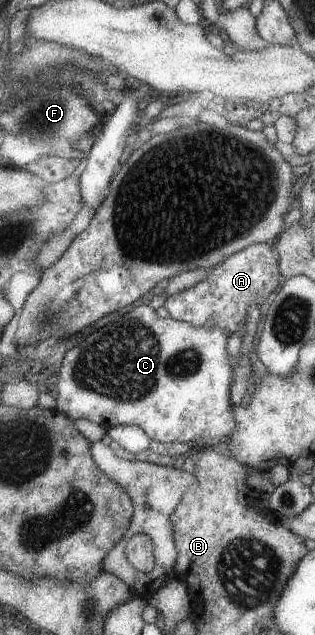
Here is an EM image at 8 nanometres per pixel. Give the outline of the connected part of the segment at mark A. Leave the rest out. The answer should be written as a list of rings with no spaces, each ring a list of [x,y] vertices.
[[[260,243],[257,245],[249,245],[247,248],[233,253],[229,257],[225,257],[220,265],[215,265],[206,277],[197,281],[189,288],[180,290],[179,292],[170,294],[162,304],[163,308],[168,312],[170,319],[190,324],[194,327],[212,326],[224,331],[227,336],[233,334],[241,328],[245,322],[247,314],[247,304],[255,302],[260,305],[279,284],[279,272],[277,272],[278,260],[275,260],[275,252],[271,250],[269,243]]]

